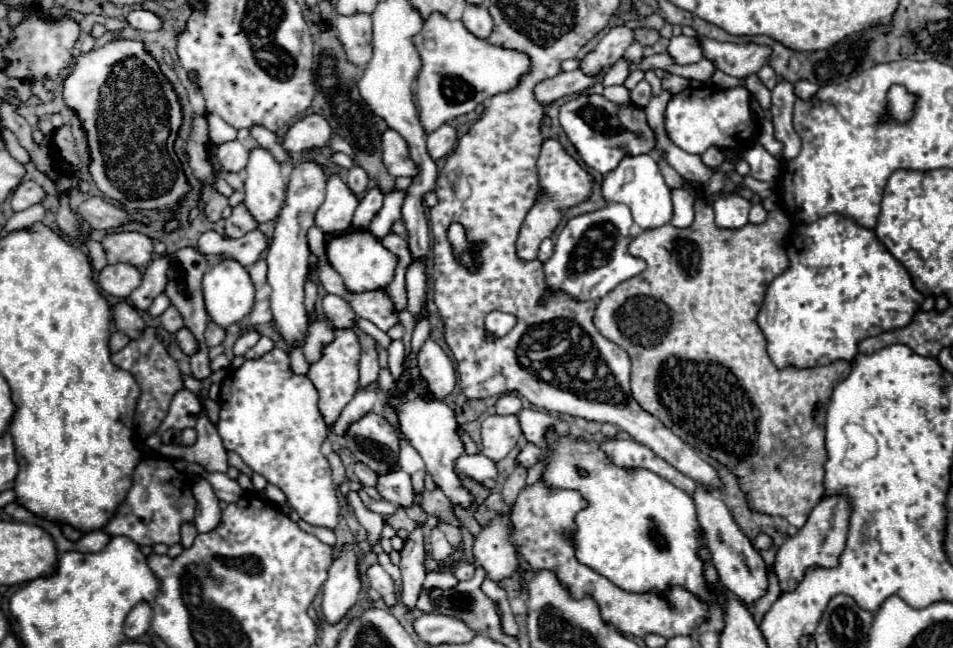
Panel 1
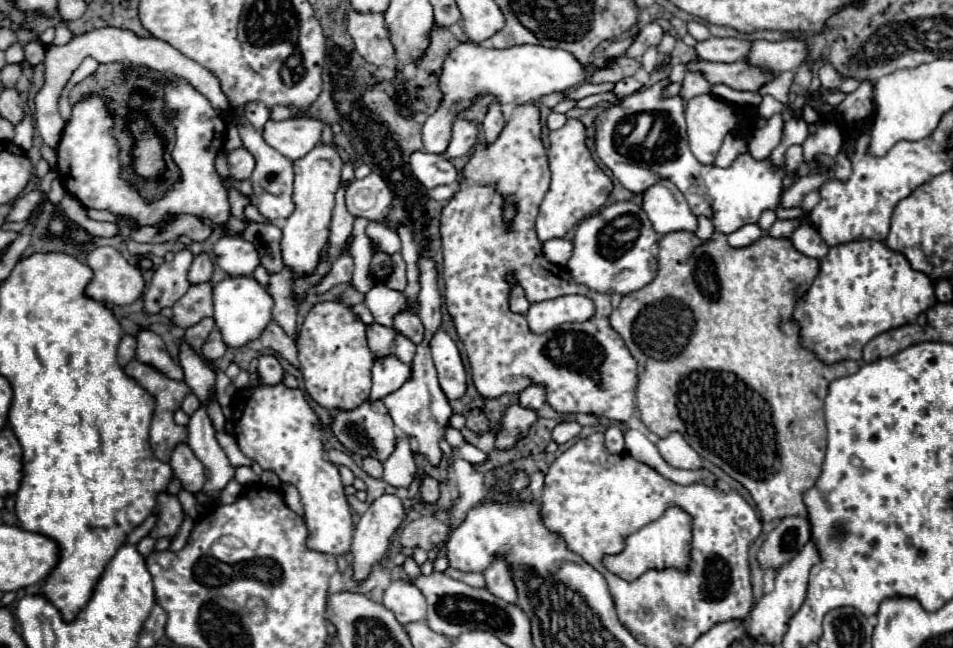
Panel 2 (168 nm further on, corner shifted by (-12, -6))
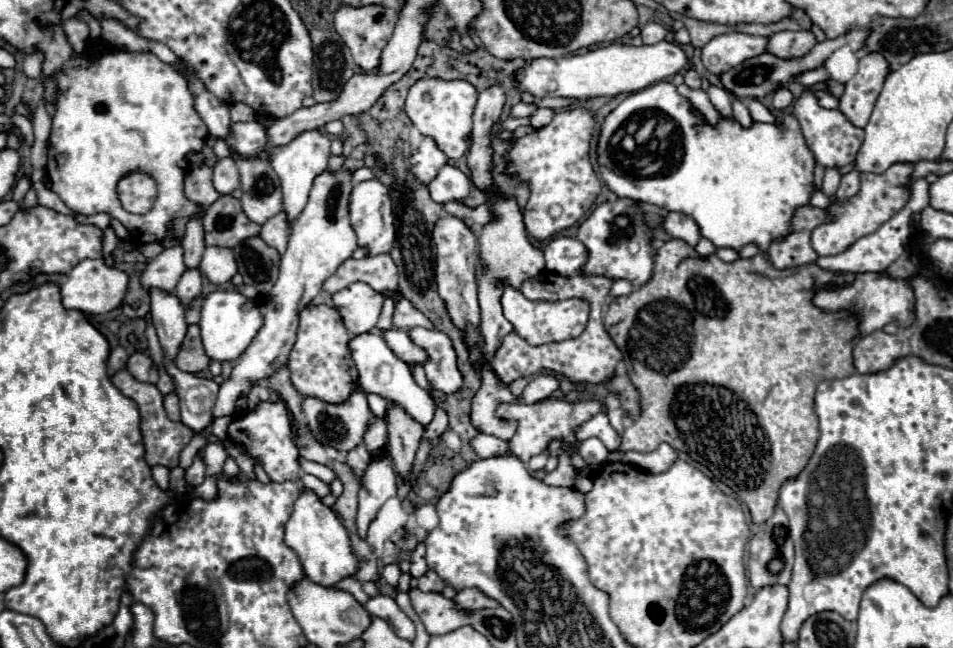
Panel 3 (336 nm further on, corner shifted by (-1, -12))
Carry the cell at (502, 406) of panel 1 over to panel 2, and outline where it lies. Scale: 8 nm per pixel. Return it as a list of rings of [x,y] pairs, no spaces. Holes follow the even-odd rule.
[[[533,384],[519,394],[519,404],[525,408],[539,410],[543,402],[545,402],[545,386],[541,386],[541,384]]]

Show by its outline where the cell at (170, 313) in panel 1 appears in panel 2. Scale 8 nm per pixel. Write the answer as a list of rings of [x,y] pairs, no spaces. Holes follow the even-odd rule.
[[[191,284],[191,288],[173,304],[173,322],[181,328],[197,324],[201,318],[213,314],[211,284]]]

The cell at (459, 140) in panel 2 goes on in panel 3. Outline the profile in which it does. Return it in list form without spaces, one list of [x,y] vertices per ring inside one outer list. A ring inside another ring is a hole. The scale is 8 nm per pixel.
[[[418,80],[406,98],[406,114],[418,126],[424,136],[436,140],[438,148],[448,158],[460,158],[470,146],[472,132],[472,112],[478,100],[478,92],[470,82],[464,80]]]

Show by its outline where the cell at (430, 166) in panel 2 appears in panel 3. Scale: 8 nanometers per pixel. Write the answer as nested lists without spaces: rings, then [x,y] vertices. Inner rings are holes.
[[[444,164],[436,178],[428,184],[428,192],[434,202],[448,202],[448,200],[464,200],[470,190],[470,180],[458,168]]]

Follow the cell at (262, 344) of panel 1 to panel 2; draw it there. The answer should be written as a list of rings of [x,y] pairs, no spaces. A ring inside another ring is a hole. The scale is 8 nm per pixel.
[[[259,356],[259,376],[263,384],[279,384],[283,380],[285,370],[281,368],[275,356]]]

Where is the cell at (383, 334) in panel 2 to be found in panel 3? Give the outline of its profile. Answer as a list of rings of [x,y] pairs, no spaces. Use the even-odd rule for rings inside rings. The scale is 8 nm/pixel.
[[[354,282],[334,294],[334,306],[340,312],[350,336],[360,336],[376,328],[382,302],[382,294],[374,292],[366,282]]]

